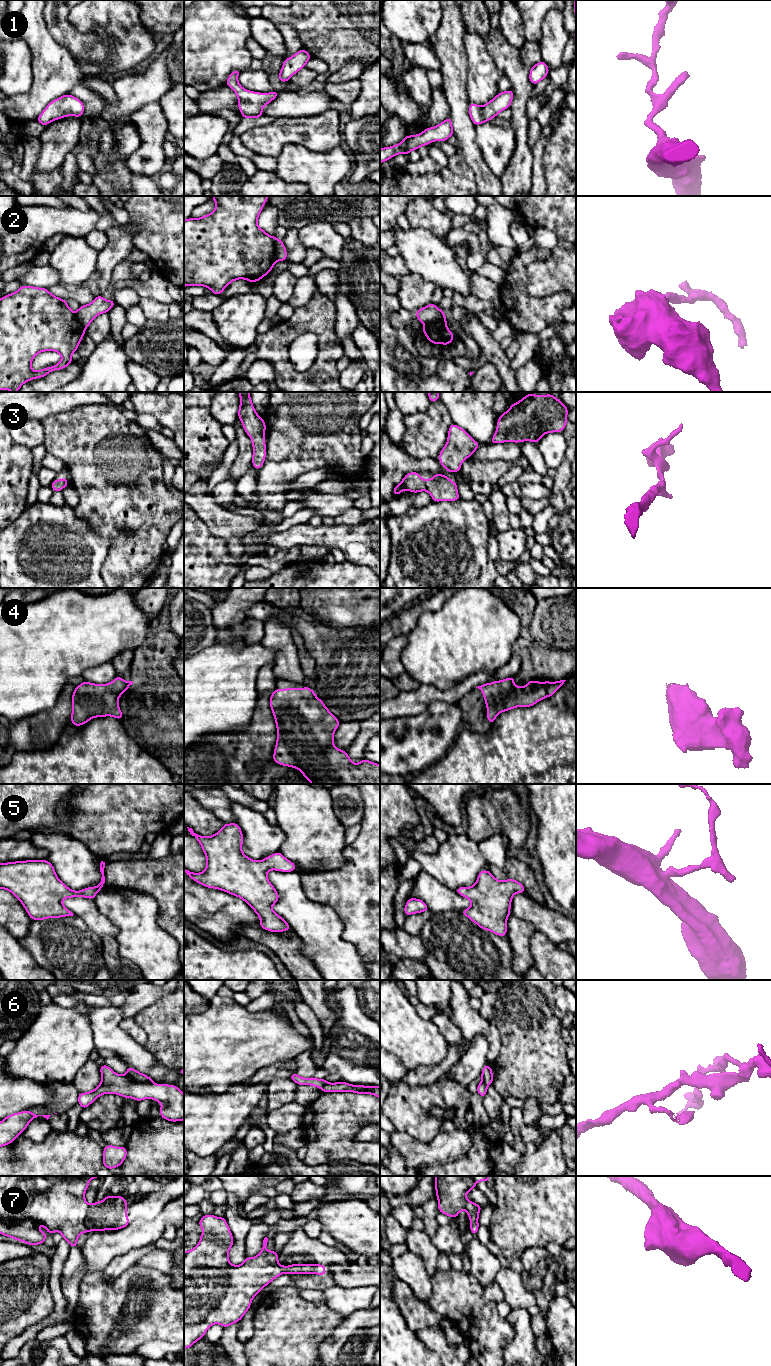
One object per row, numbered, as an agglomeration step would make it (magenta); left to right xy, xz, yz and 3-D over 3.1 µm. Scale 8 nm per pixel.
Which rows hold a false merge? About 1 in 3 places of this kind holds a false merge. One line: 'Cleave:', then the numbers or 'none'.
Cleave: 2, 6, 7

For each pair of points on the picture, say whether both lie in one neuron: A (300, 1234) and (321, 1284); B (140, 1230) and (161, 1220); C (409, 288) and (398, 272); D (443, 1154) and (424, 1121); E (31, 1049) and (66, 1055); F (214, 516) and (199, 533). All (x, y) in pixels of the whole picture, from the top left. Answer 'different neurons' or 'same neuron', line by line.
A: same neuron
B: same neuron
C: different neurons
D: different neurons
E: same neuron
F: different neurons

